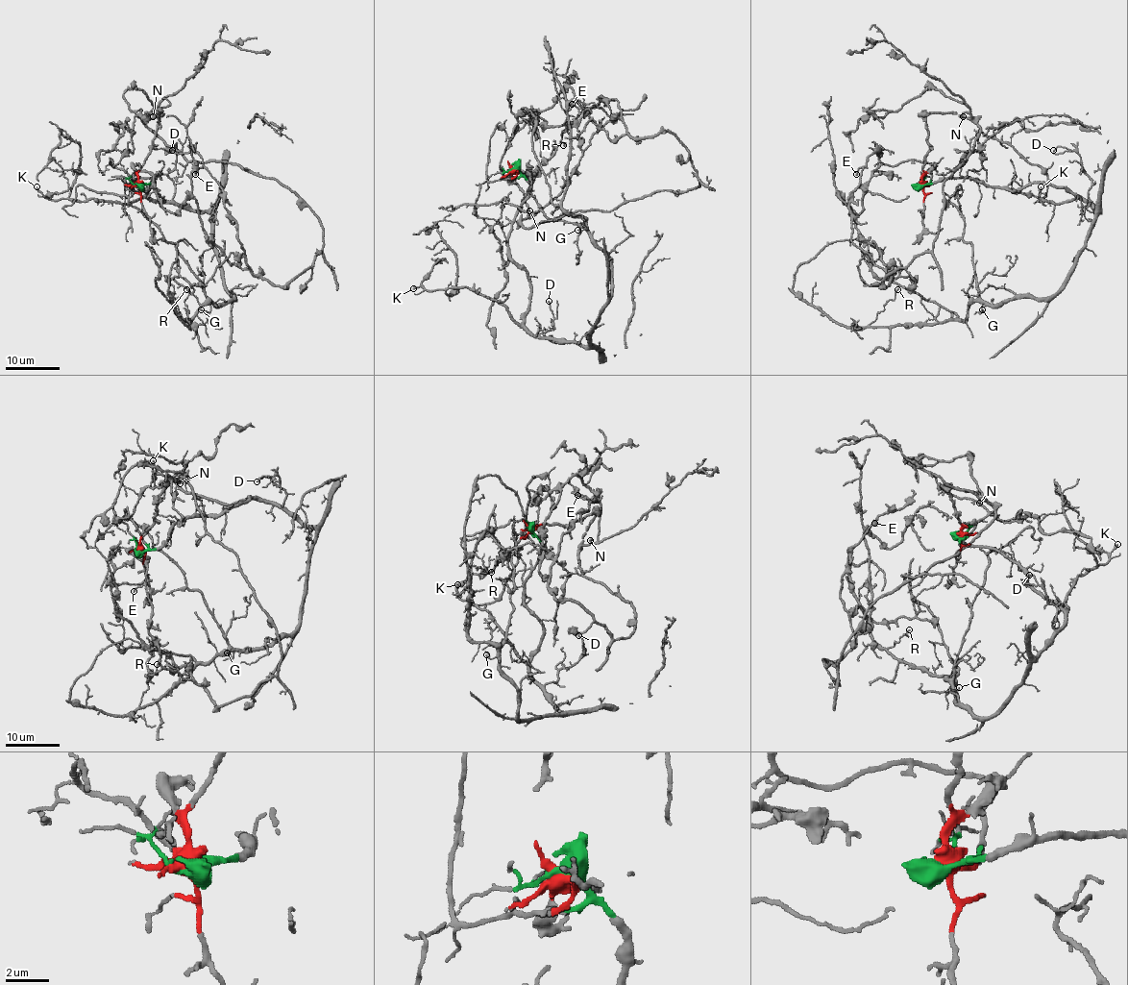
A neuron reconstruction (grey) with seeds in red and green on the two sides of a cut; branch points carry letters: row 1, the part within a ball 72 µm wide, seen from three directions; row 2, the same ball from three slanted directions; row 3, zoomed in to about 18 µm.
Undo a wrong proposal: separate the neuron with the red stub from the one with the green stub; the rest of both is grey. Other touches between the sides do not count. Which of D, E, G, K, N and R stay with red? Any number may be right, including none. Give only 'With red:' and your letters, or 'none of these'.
With red: E, N

